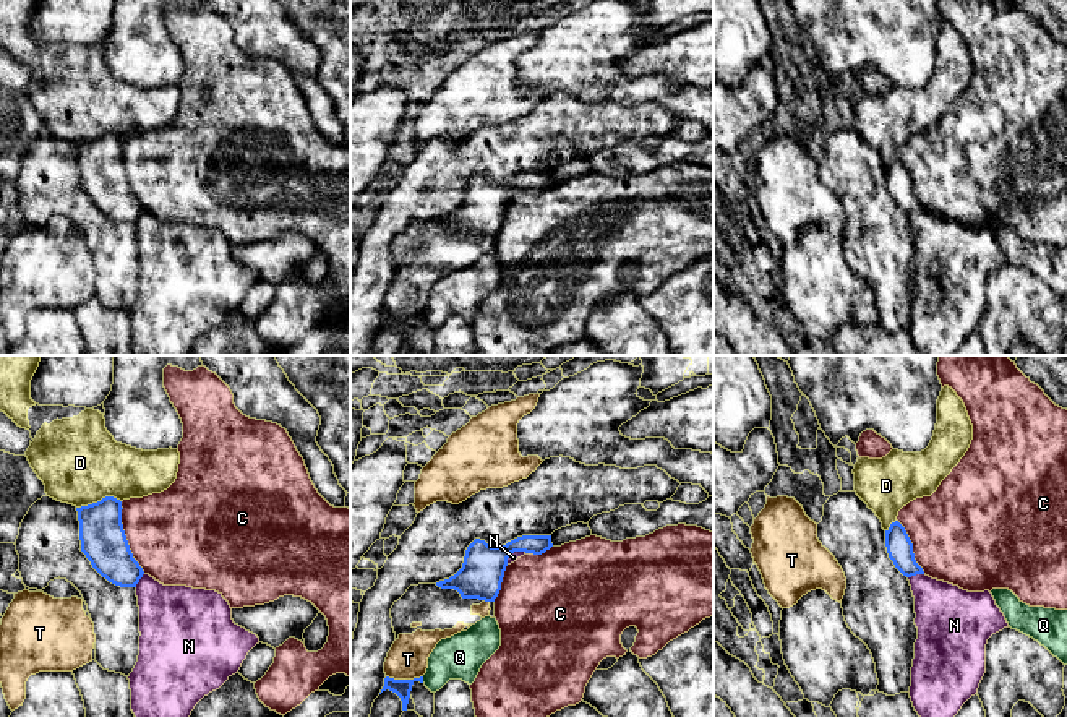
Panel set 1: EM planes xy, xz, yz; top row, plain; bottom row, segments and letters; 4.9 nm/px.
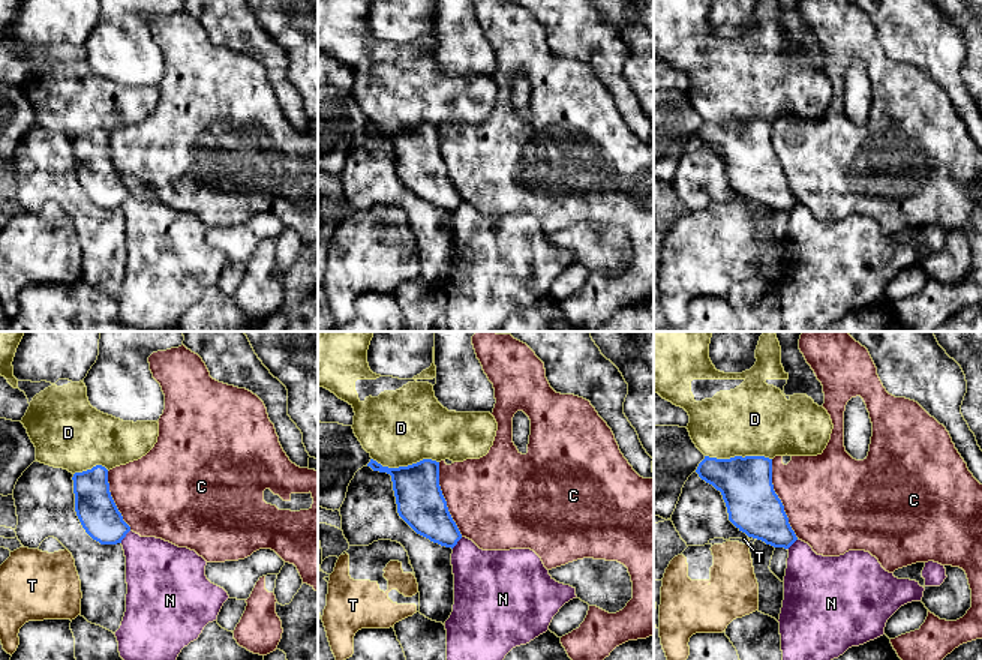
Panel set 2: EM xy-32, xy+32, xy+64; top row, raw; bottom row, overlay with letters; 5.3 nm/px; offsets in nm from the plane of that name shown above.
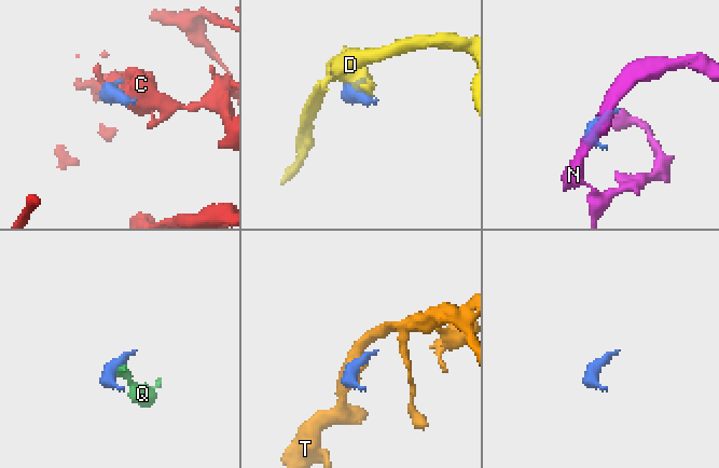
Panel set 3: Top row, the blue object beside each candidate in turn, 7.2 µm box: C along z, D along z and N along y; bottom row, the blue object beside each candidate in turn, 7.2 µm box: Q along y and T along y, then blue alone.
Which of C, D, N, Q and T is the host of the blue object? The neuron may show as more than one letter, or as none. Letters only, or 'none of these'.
C

